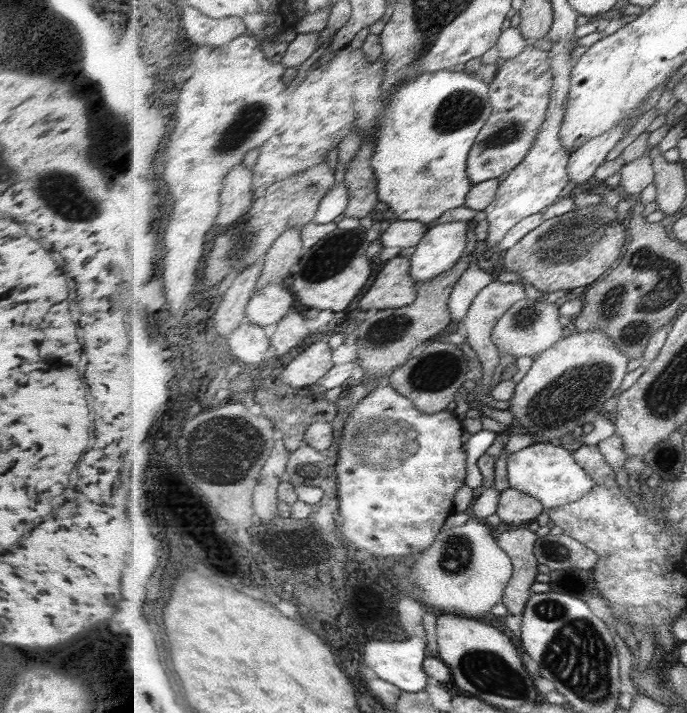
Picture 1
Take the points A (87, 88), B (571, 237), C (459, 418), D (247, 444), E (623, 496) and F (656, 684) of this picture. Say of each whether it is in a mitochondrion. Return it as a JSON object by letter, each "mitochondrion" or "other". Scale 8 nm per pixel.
{"A":"other","B":"mitochondrion","C":"other","D":"mitochondrion","E":"other","F":"mitochondrion"}

